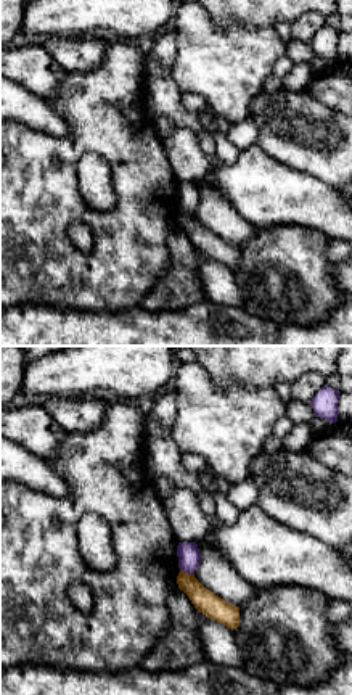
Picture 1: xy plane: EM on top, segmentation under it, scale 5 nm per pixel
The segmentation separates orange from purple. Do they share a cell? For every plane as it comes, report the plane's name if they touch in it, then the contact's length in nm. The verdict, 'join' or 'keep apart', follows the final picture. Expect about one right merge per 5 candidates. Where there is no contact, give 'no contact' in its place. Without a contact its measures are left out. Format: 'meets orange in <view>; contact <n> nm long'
meets orange in xy; contact 80 nm long

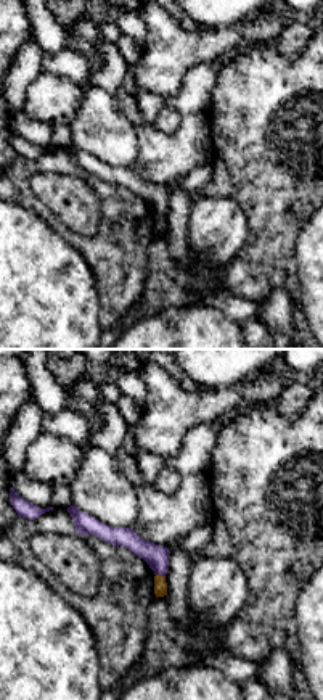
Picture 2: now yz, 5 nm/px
meets orange in yz; contact 50 nm long

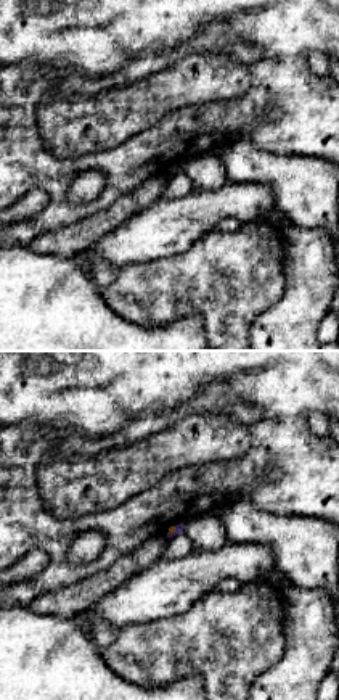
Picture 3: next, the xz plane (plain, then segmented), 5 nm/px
meets orange in xz; contact 60 nm long

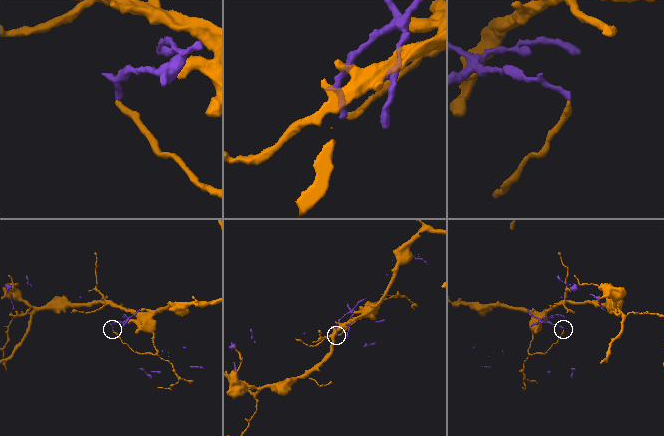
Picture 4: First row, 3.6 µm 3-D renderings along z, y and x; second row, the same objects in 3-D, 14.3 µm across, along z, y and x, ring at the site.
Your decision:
keep apart

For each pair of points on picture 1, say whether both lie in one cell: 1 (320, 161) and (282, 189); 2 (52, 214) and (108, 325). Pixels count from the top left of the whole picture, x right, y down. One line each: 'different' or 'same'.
1: different
2: different

